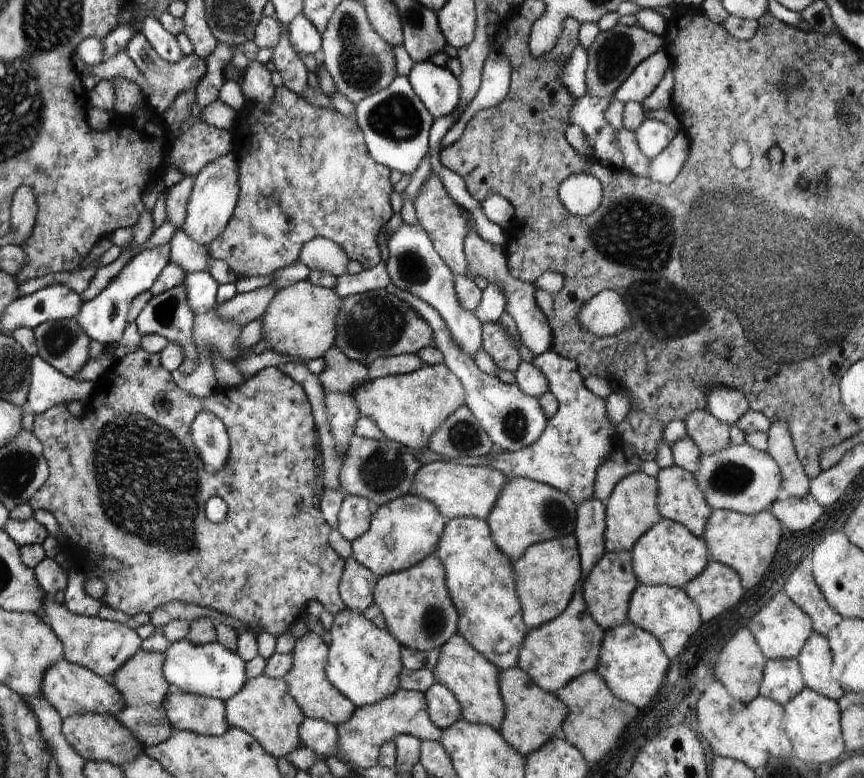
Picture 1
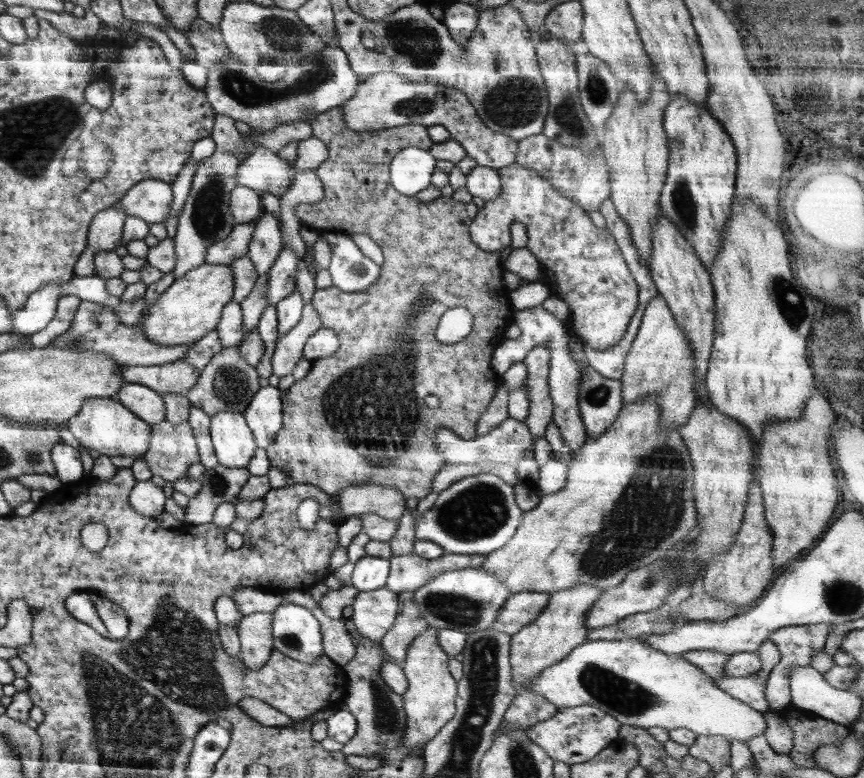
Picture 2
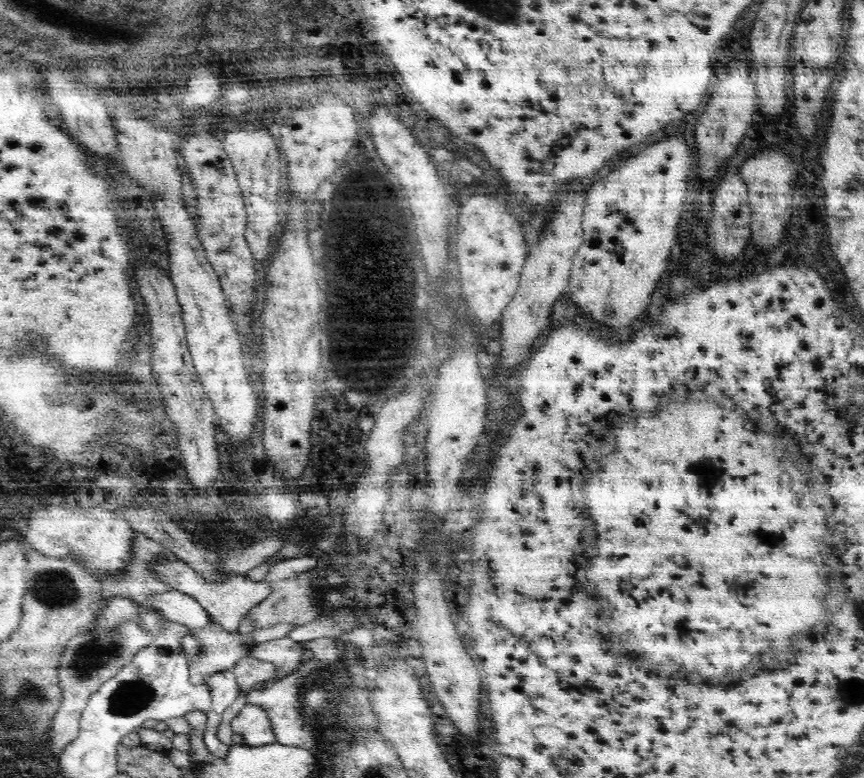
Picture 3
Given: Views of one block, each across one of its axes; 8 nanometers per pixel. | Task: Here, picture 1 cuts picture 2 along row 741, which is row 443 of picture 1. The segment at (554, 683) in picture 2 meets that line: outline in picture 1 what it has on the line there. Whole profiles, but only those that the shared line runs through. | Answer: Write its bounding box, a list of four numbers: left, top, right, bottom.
[693,442,782,515]

